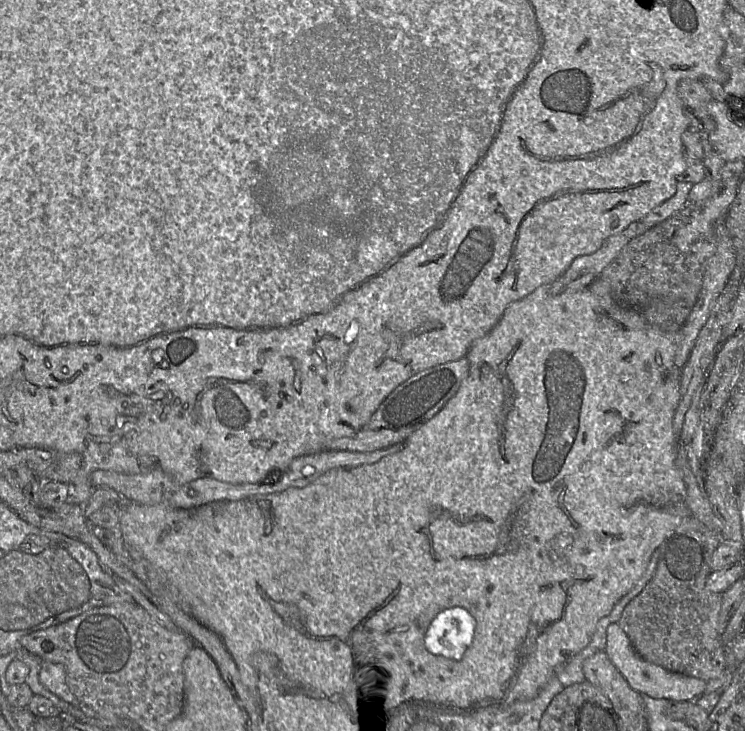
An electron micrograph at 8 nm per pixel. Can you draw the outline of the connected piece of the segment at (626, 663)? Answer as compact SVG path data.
M618 623L610 624L607 628L607 643L604 651L630 687L640 694L679 702L693 701L704 694L707 681L670 671L645 660L636 652L628 635Z

